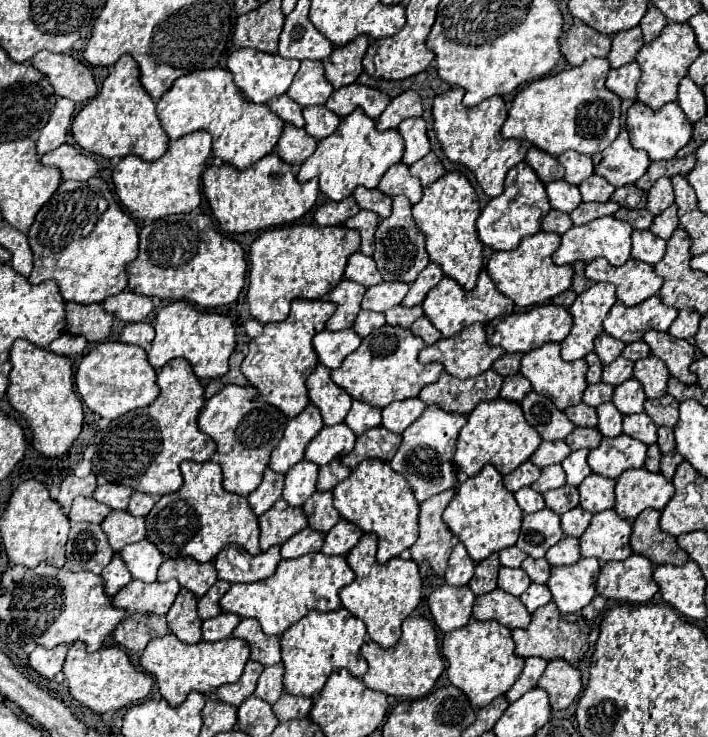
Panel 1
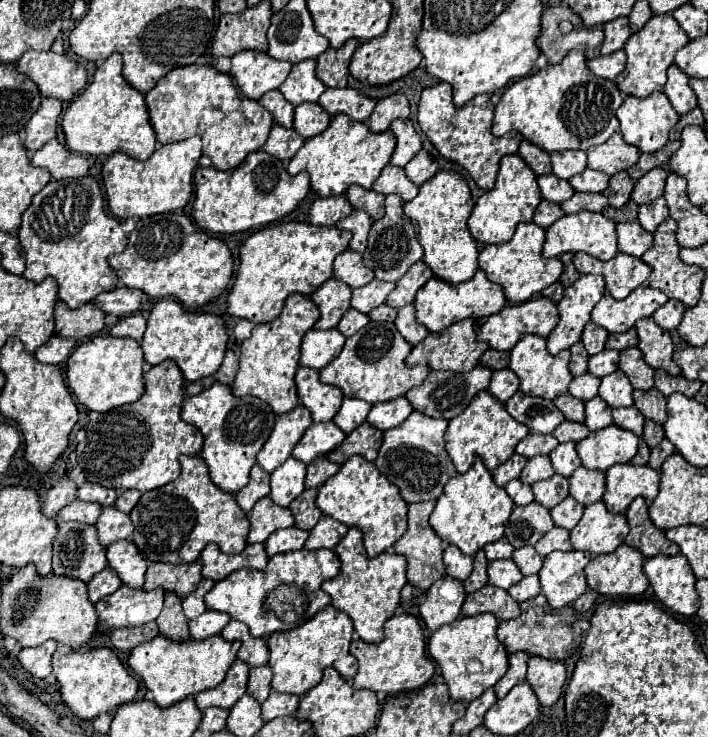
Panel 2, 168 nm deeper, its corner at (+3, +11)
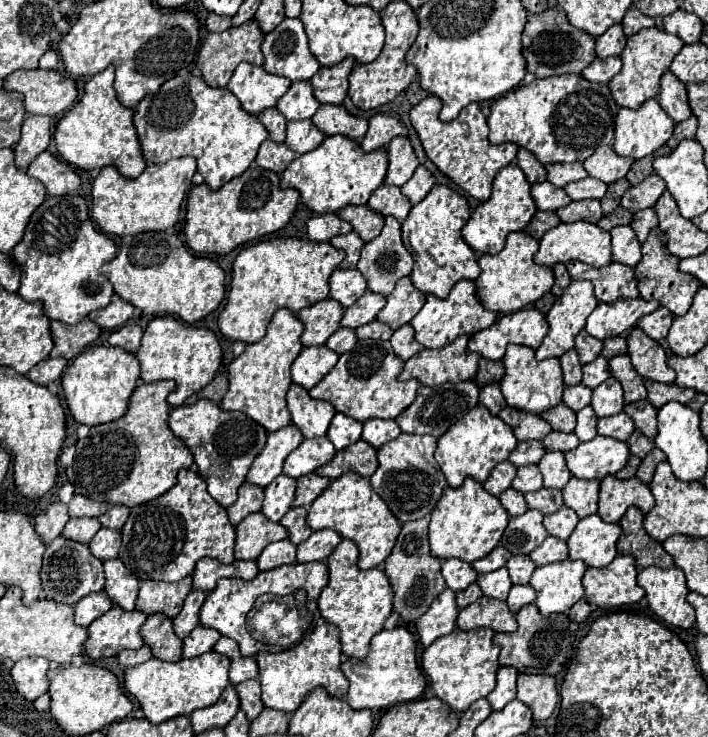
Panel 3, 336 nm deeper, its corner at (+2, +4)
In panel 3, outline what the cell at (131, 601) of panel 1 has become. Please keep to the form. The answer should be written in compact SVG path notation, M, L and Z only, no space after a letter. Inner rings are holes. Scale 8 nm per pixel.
M114 605L88 627L84 653L90 659L100 659L118 655L122 649L140 649L144 645L140 637L144 621L146 615L142 611L122 611Z

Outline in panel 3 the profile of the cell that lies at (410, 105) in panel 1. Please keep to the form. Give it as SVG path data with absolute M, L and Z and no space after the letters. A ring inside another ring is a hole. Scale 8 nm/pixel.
M378 113L368 123L370 123L368 133L364 135L364 139L360 143L364 153L384 149L394 137L408 133L406 125L402 125L394 113Z

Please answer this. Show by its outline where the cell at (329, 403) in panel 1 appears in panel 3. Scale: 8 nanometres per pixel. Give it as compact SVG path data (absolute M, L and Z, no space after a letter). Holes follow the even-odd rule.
M292 385L288 389L286 403L288 403L292 423L302 431L306 439L326 435L328 425L336 413L334 407L330 407L330 403L312 399L308 391L300 385Z

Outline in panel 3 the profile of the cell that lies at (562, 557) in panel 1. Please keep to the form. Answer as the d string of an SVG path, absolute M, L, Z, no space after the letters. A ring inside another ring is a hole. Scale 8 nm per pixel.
M548 535L544 539L544 543L540 547L536 547L532 553L530 553L530 559L536 563L536 565L548 565L548 563L556 563L556 561L564 561L568 559L568 547L564 541Z

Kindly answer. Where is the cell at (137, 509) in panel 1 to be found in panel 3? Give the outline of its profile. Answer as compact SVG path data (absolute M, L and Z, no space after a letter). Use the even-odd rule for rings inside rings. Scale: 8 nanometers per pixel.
M112 505L104 515L98 517L98 521L108 529L120 529L128 519L128 507L124 505Z

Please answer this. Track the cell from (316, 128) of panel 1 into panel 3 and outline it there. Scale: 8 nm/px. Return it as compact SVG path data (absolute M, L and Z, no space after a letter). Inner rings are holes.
M310 119L288 123L288 135L286 135L284 143L294 153L298 153L298 155L308 153L308 151L316 149L322 141L324 141L324 133L318 127L314 127L314 123Z

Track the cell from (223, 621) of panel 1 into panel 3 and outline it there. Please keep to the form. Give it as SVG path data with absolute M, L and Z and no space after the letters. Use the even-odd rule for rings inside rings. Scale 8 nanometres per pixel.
M198 625L188 637L182 639L182 657L190 659L190 657L198 657L206 651L210 651L214 647L214 643L220 639L220 633L208 627Z

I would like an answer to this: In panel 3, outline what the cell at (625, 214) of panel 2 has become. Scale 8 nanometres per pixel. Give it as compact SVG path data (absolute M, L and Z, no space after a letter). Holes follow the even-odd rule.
M616 207L612 213L604 215L604 217L598 221L598 227L604 229L604 231L610 231L610 229L616 227L616 225L630 225L630 221L632 221L632 213L626 211L624 207Z

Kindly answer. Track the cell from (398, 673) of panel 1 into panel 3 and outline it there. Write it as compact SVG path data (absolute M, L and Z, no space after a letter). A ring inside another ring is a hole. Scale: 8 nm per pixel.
M404 627L376 633L368 655L364 659L346 659L342 673L350 683L346 703L352 709L388 709L396 703L418 699L426 687L426 677L416 663L414 635Z

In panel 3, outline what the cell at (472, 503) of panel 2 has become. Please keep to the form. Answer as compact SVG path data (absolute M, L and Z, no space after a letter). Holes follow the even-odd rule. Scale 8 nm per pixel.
M466 479L458 489L446 489L434 507L430 515L430 551L438 559L456 557L474 563L476 559L486 557L498 545L508 519L510 515L498 497L490 495L482 483Z

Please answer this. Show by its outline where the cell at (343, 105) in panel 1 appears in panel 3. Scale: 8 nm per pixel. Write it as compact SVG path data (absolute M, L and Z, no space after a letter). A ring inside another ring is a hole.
M320 105L314 113L312 123L322 129L326 137L330 135L344 135L348 139L360 141L368 131L368 121L360 117L352 117L344 105Z

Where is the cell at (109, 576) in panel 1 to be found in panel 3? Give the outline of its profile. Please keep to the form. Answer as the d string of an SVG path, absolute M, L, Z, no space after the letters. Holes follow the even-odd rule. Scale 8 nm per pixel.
M104 591L94 593L94 595L86 595L84 599L80 599L74 605L74 621L82 627L88 627L94 619L104 615L110 607L112 607L112 601L108 599L108 595Z

